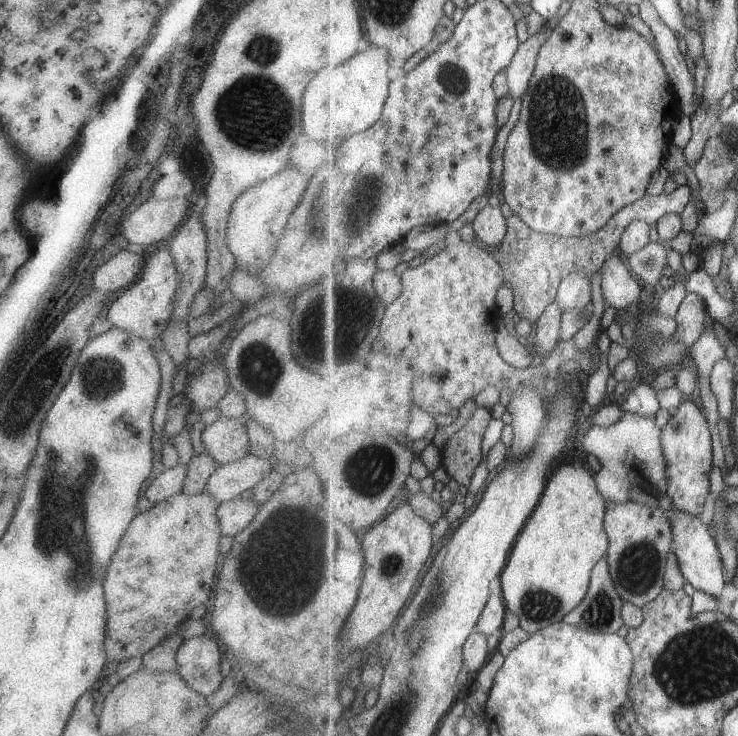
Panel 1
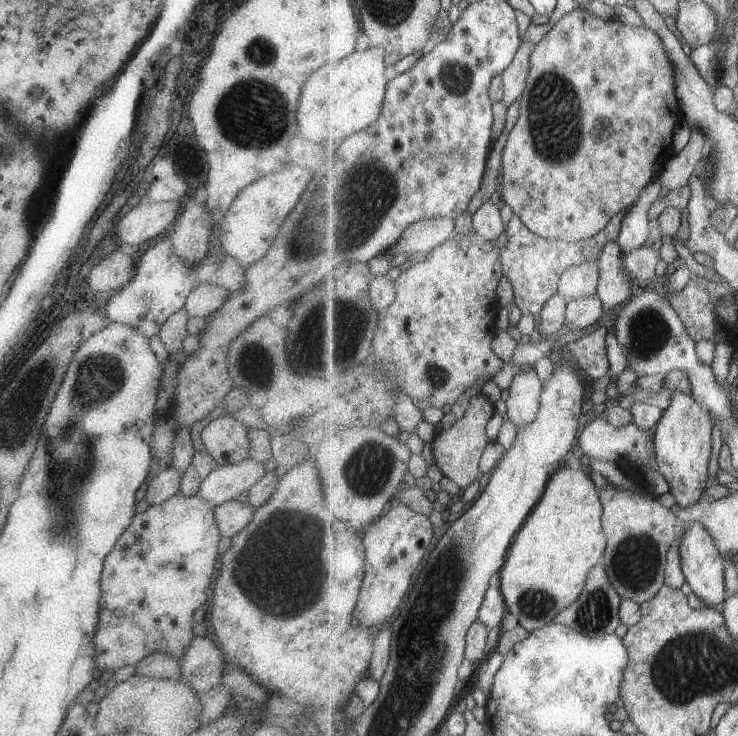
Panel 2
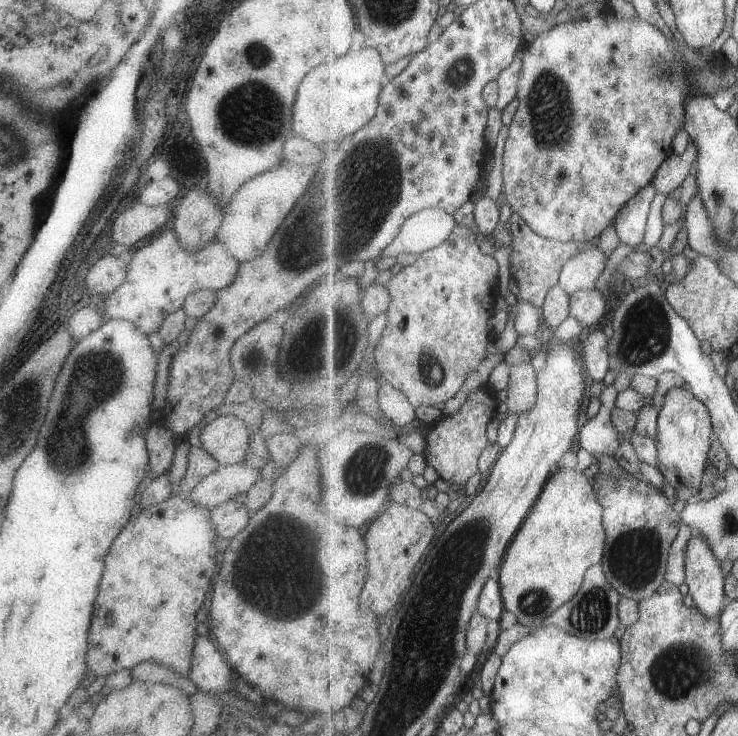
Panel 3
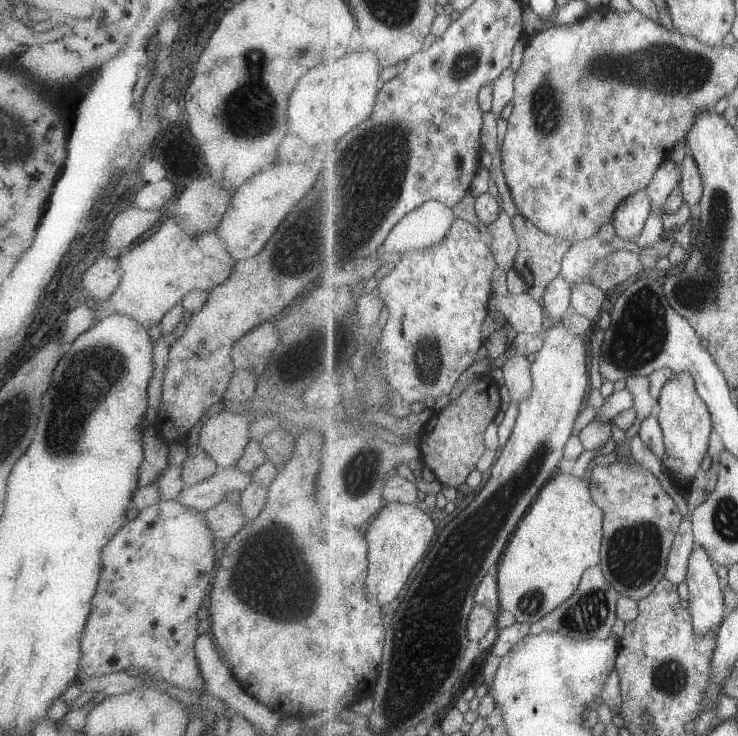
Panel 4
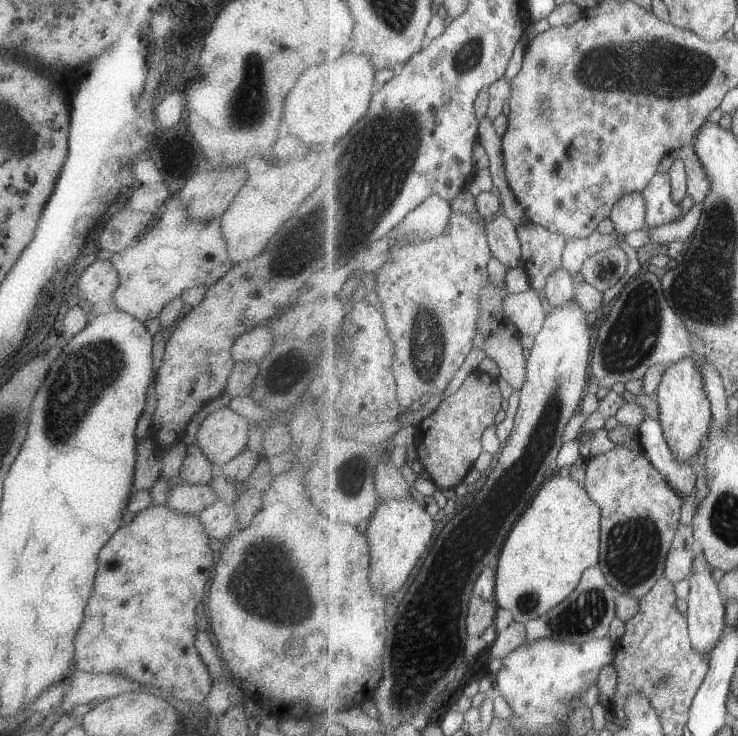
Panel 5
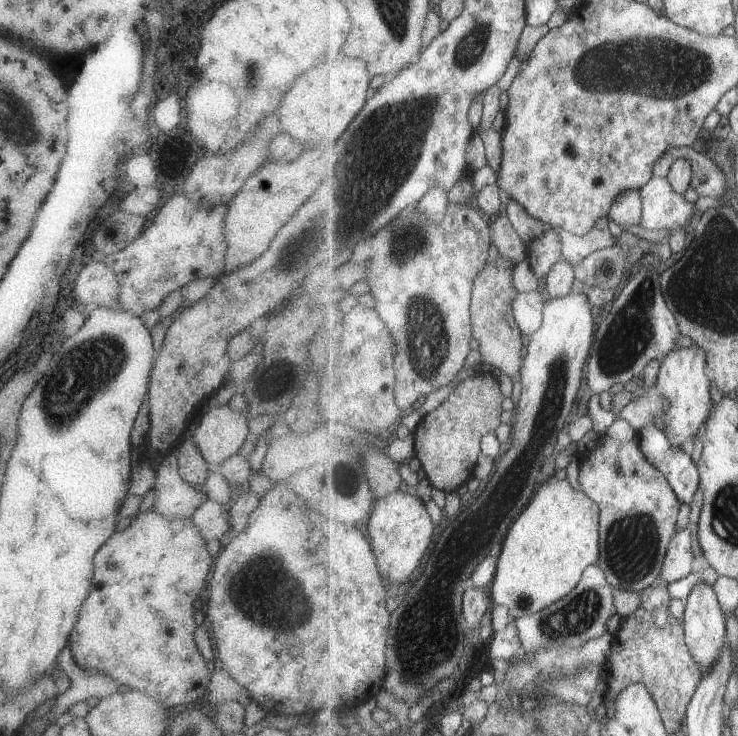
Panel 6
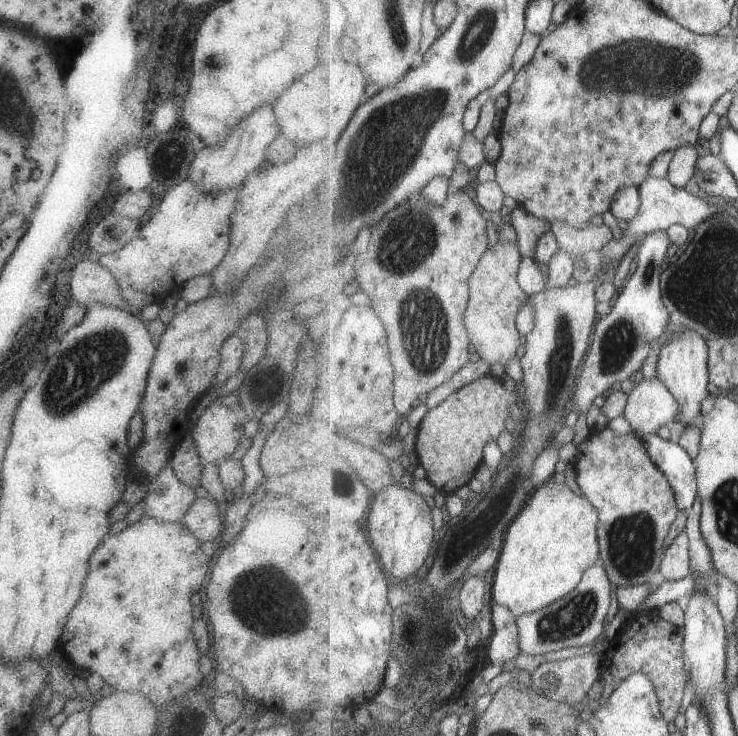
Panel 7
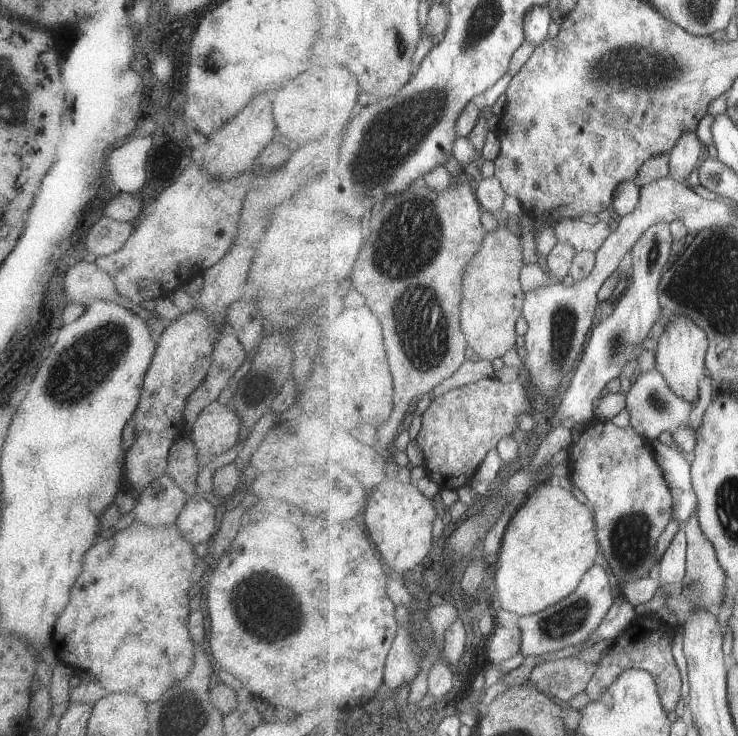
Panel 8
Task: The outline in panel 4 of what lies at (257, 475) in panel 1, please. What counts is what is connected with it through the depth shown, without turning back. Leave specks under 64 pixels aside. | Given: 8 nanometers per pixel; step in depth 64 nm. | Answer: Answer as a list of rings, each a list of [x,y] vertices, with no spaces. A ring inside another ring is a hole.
[[[223,467],[201,482],[183,486],[175,500],[187,508],[203,512],[225,501],[225,494],[233,490],[241,492],[251,483],[251,474],[237,467]]]

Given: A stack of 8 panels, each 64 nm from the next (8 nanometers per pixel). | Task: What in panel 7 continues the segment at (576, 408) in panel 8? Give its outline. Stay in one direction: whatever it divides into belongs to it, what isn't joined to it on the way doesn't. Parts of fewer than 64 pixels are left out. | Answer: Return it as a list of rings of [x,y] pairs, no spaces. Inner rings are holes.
[[[653,231],[649,235],[644,236],[642,243],[638,248],[636,260],[638,265],[624,289],[616,298],[614,306],[610,312],[600,319],[596,324],[593,334],[592,344],[588,348],[587,358],[584,360],[582,372],[576,384],[576,391],[572,398],[573,410],[579,414],[580,411],[585,412],[591,408],[597,397],[608,394],[611,386],[615,382],[622,383],[625,379],[631,377],[639,377],[639,372],[643,368],[643,362],[647,360],[649,354],[662,350],[663,346],[667,344],[670,335],[667,334],[667,326],[670,323],[670,312],[666,307],[664,298],[662,297],[662,274],[663,274],[663,260],[667,254],[667,246],[671,242],[668,231]]]

